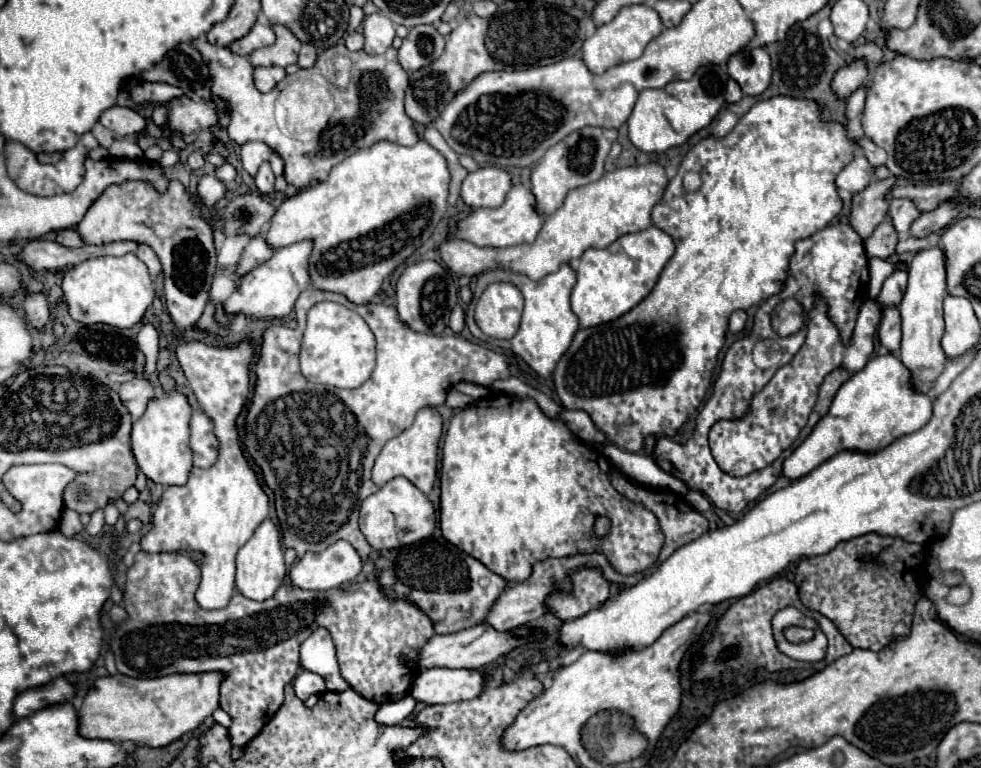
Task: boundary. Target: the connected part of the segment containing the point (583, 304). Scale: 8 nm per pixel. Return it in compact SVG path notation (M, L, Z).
M651 226L647 230L625 234L605 250L589 248L577 262L577 282L571 292L571 310L579 318L581 328L599 326L635 308L657 284L665 264L671 260L675 244L669 234Z

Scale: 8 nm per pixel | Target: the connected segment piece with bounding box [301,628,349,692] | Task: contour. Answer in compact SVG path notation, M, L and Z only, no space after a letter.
M325 628L315 630L301 644L301 666L309 672L319 674L325 680L327 690L331 692L343 692L349 688L349 684L343 680L339 672L337 658L335 658L335 646Z

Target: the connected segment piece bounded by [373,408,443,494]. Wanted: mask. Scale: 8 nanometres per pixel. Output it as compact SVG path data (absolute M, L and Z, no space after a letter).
M423 408L417 412L415 422L411 428L403 430L399 436L389 440L381 454L375 460L373 466L373 482L377 486L387 484L389 480L397 476L405 476L409 482L413 482L423 494L429 494L435 478L437 478L437 450L439 450L439 438L441 438L441 414L435 408Z

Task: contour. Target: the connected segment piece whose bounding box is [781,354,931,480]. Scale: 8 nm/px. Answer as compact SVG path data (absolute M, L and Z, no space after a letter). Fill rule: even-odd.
M893 354L875 356L867 362L865 368L851 374L847 382L841 384L839 392L835 394L835 400L831 402L829 412L815 424L813 432L801 442L801 446L795 448L795 452L783 462L783 476L789 480L799 480L801 476L815 470L819 464L829 460L831 456L843 452L843 450L855 450L855 452L877 452L879 448L887 448L891 440L917 432L921 426L927 424L931 418L931 398L927 394L917 394L909 386L909 370L895 358Z

